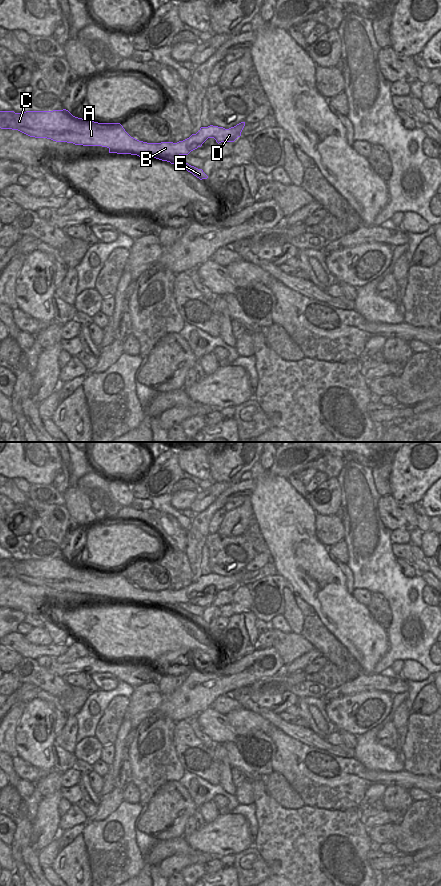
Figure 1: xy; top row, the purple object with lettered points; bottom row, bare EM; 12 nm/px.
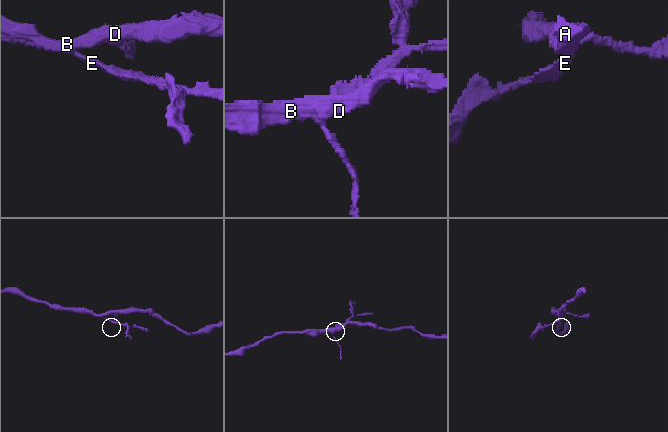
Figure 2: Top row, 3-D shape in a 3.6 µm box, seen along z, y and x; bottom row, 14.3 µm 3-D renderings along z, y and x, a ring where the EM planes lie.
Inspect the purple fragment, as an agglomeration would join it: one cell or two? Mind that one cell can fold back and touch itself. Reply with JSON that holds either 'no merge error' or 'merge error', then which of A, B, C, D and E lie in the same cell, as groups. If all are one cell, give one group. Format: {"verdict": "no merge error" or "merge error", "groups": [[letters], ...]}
{"verdict": "merge error", "groups": [["A", "B", "C", "D"], ["E"]]}

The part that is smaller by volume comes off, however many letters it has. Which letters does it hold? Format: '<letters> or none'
E

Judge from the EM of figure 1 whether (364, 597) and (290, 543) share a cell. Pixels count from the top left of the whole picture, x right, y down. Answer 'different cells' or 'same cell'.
different cells

